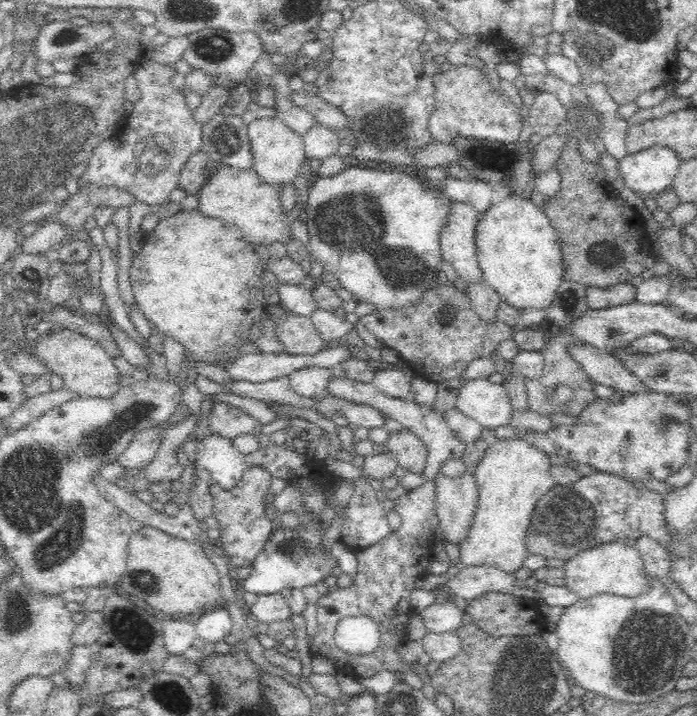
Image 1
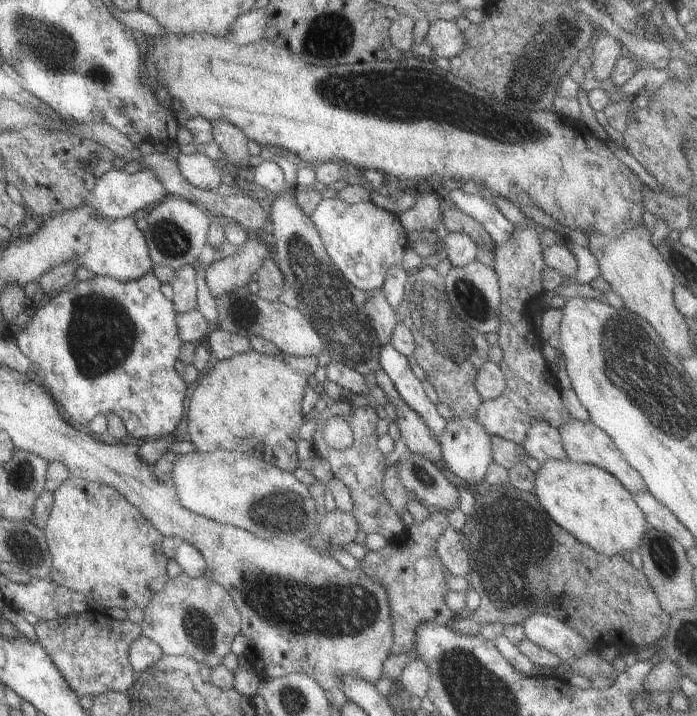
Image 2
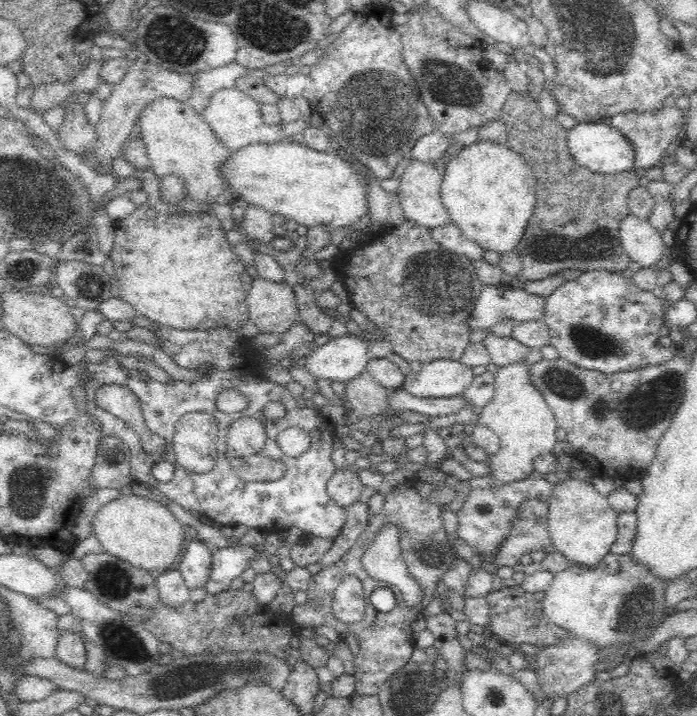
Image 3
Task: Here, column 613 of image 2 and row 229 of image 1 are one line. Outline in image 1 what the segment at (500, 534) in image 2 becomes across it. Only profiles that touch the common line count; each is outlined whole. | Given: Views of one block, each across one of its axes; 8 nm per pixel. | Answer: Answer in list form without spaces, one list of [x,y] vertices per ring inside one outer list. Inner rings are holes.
[[[584,136],[565,144],[555,162],[555,169],[561,176],[560,191],[552,201],[546,200],[546,215],[560,239],[564,279],[606,289],[629,283],[630,278],[652,266],[653,240],[646,229],[652,214],[645,206],[639,212],[614,192],[599,160],[594,144]]]

